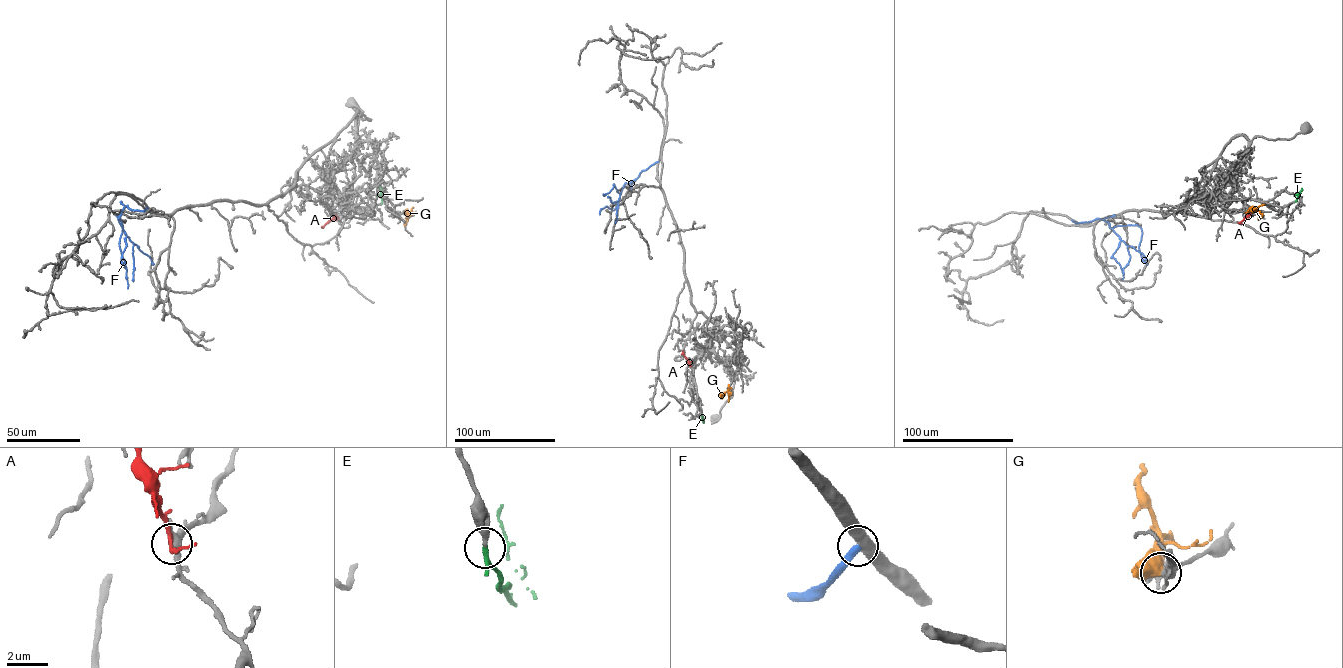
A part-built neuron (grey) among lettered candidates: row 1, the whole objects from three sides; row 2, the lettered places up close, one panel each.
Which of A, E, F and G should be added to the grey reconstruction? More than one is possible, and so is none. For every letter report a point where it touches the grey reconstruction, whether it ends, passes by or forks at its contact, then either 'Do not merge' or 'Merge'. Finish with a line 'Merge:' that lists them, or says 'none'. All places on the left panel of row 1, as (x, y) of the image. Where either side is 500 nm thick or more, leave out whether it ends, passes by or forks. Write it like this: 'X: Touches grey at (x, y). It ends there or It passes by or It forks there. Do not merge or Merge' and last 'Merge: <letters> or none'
A: Touches grey at (336, 215). It passes by. Do not merge
E: Touches grey at (381, 203). It passes by. Merge
F: Touches grey at (147, 207). It ends there. Do not merge
G: Touches grey at (408, 217). Do not merge
Merge: E

